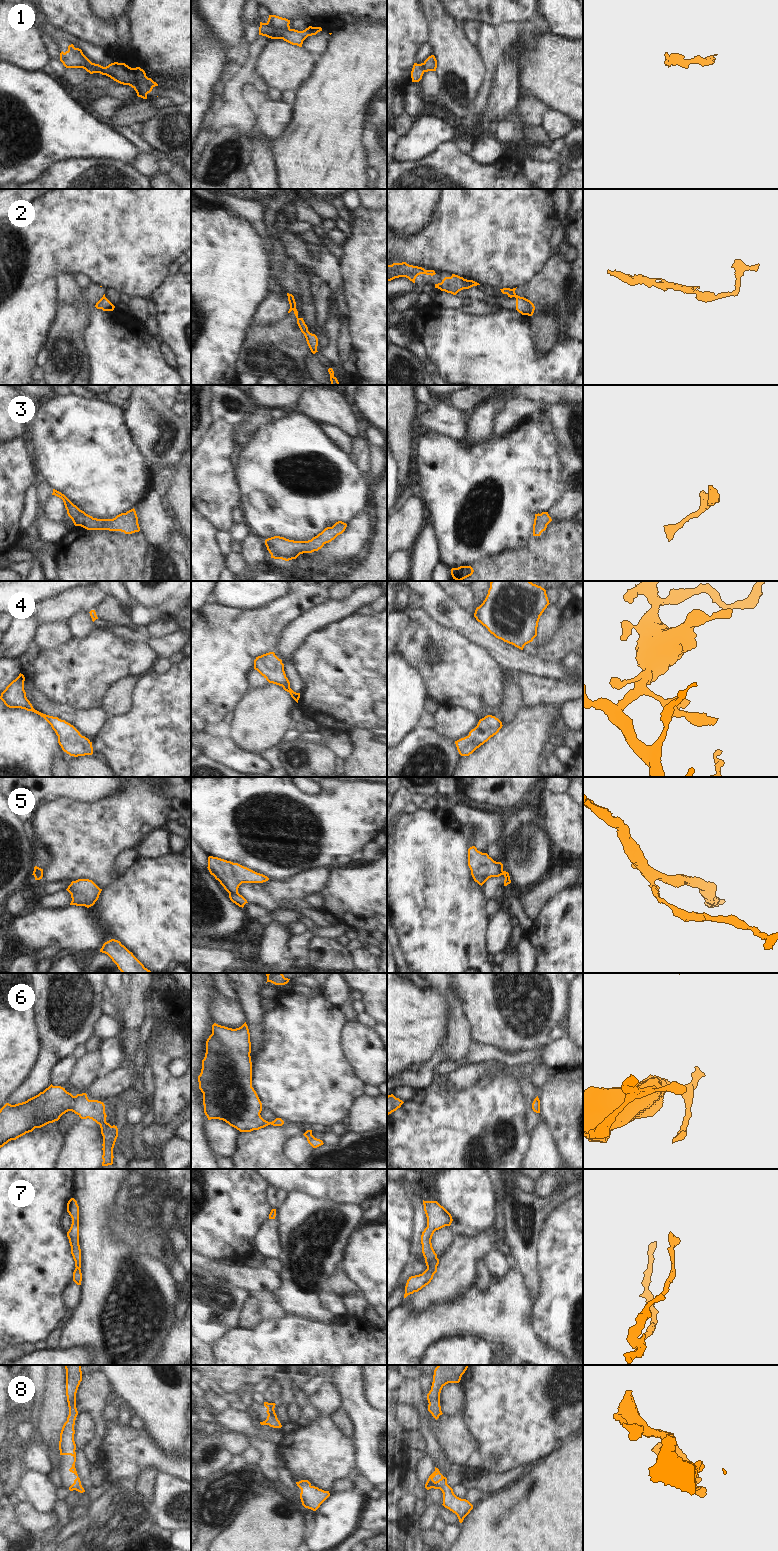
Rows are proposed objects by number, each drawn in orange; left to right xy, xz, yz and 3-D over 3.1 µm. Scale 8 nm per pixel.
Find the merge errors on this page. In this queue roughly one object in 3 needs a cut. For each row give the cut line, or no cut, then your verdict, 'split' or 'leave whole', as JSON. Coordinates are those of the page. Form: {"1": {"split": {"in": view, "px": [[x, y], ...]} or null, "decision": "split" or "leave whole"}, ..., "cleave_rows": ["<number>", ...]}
{"1": {"split": null, "decision": "leave whole"}, "2": {"split": {"in": "yz", "px": [[519, 296], [516, 298]]}, "decision": "split"}, "3": {"split": null, "decision": "leave whole"}, "4": {"split": null, "decision": "leave whole"}, "5": {"split": {"in": "xz", "px": [[229, 892], [237, 893]]}, "decision": "split"}, "6": {"split": null, "decision": "leave whole"}, "7": {"split": null, "decision": "leave whole"}, "8": {"split": null, "decision": "leave whole"}, "cleave_rows": ["2", "5"]}

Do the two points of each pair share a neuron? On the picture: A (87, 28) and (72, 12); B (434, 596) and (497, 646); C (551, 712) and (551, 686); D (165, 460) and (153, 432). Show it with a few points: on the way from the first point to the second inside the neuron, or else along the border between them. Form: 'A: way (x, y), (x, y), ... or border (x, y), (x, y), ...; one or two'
A: way (83, 24), (75, 16); one
B: way (450, 606), (481, 636); one
C: border (528, 706), (553, 704), (560, 709); two
D: way (163, 453), (162, 441), (160, 439); one

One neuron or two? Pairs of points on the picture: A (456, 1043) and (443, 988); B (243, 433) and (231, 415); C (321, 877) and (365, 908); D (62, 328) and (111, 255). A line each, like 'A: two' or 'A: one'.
A: one
B: two
C: two
D: two

